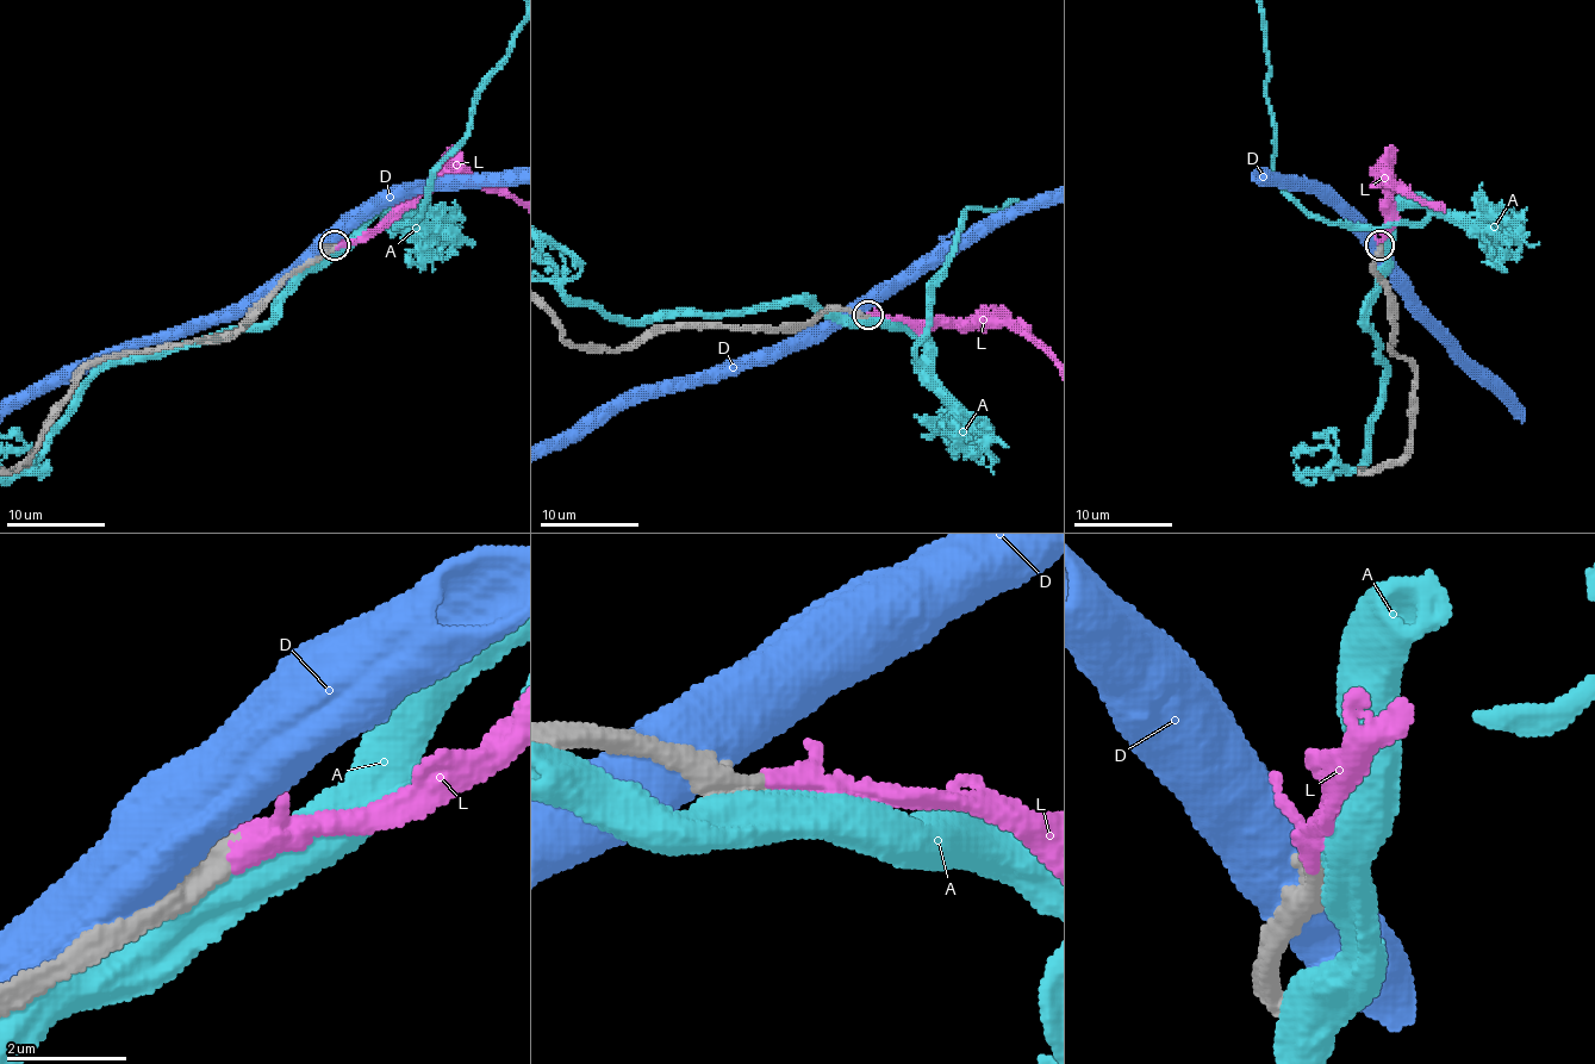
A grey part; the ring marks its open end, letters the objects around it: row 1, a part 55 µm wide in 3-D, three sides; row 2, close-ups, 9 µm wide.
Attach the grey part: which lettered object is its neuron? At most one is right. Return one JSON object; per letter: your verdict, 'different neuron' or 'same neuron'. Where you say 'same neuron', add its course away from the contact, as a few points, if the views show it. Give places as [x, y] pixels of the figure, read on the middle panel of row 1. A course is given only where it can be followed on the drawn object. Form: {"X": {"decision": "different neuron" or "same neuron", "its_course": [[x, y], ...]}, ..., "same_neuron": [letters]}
{"A": {"decision": "different neuron"}, "D": {"decision": "different neuron"}, "L": {"decision": "same neuron"}, "same_neuron": ["L"]}

